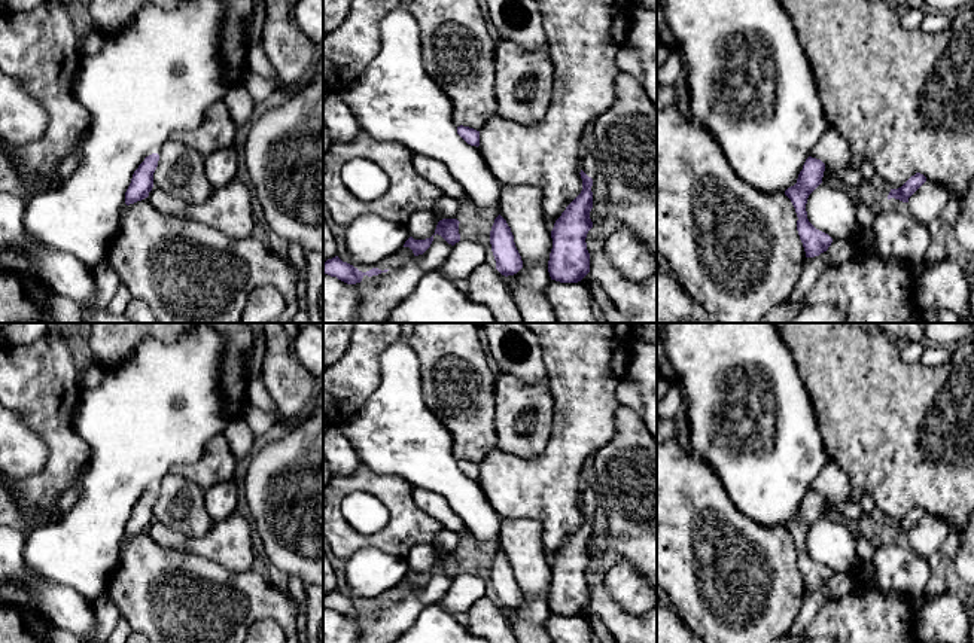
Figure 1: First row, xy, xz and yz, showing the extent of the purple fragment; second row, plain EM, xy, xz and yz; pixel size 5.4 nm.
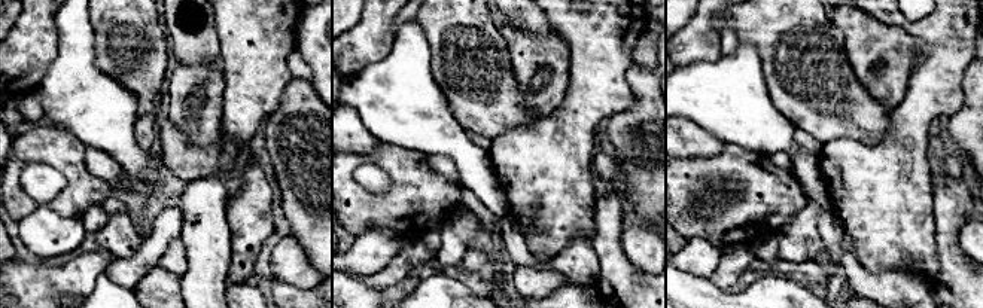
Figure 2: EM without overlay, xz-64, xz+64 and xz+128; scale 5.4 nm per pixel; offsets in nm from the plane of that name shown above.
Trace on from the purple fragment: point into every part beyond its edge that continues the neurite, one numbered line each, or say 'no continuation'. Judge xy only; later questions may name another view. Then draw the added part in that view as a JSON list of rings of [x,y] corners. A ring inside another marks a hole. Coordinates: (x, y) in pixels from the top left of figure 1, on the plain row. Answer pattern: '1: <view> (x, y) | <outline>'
no continuation

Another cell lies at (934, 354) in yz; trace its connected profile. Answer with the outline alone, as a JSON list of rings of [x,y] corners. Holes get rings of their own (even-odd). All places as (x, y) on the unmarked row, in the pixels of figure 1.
[[[926,344],[919,362],[925,366],[940,366],[950,359],[950,354],[952,353],[947,350],[947,347],[938,344]]]

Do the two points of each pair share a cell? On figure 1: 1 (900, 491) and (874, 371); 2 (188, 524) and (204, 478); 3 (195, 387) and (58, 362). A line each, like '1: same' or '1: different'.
1: same
2: different
3: different

